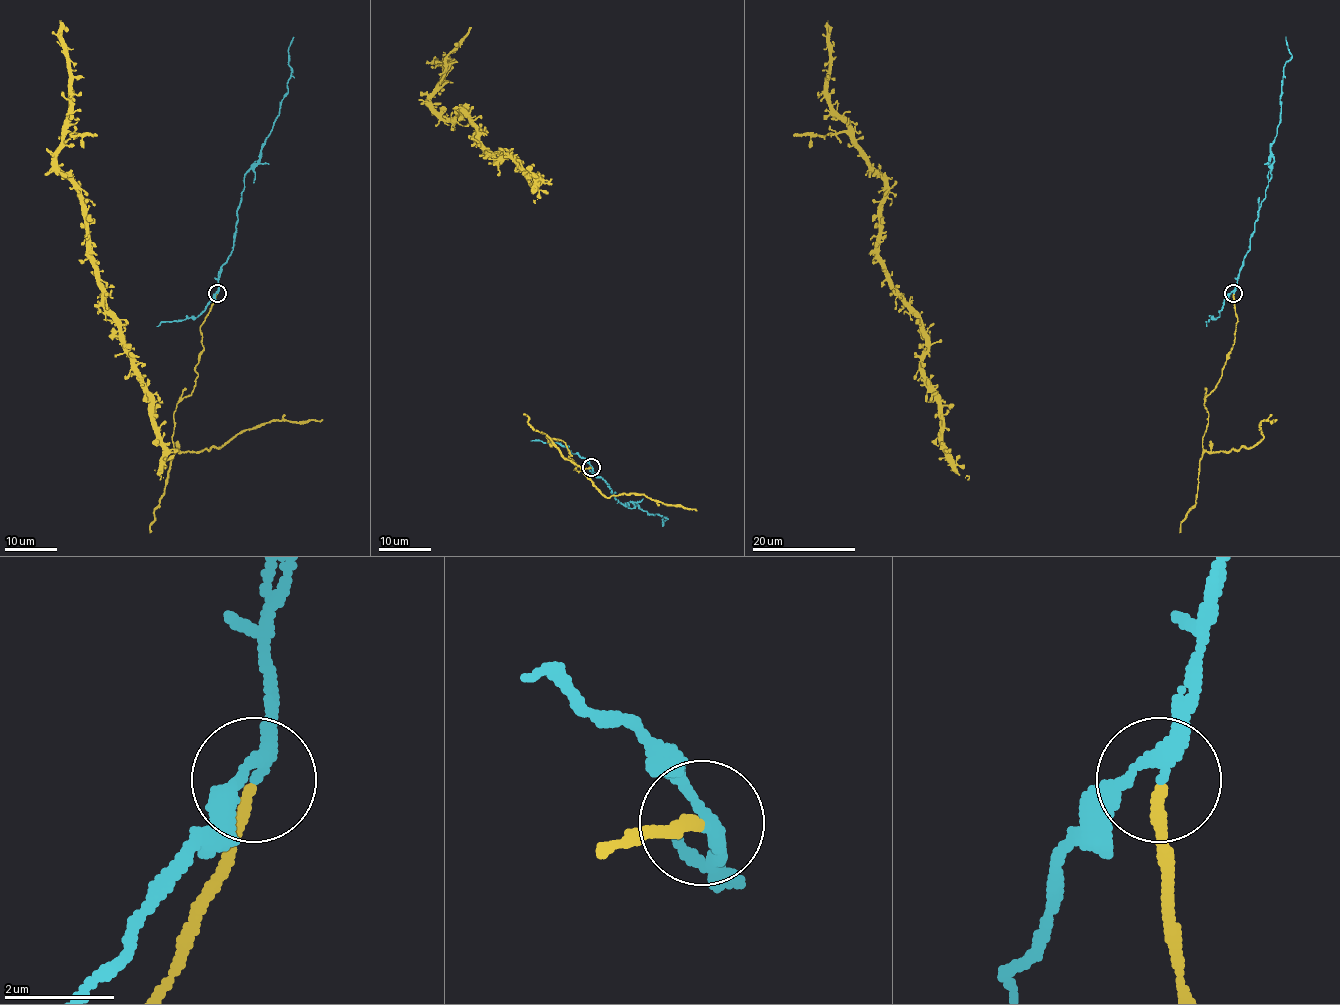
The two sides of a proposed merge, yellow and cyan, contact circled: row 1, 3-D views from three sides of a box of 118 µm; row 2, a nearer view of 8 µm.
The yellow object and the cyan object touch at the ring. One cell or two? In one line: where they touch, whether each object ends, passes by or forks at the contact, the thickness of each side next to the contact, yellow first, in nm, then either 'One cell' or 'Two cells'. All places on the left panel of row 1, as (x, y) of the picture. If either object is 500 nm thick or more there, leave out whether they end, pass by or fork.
Place: (217, 293). At the ring yellow ends. At the ring cyan passes by. Thickness 190 nm (yellow) against 220 nm. Two cells

